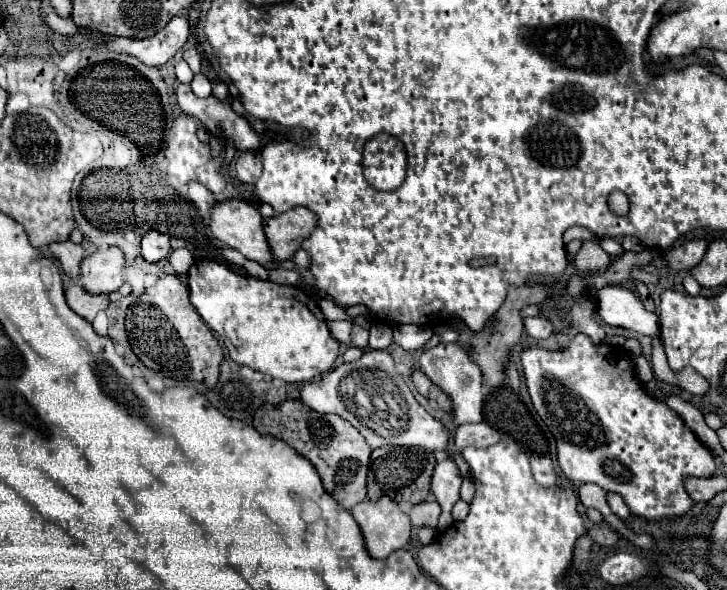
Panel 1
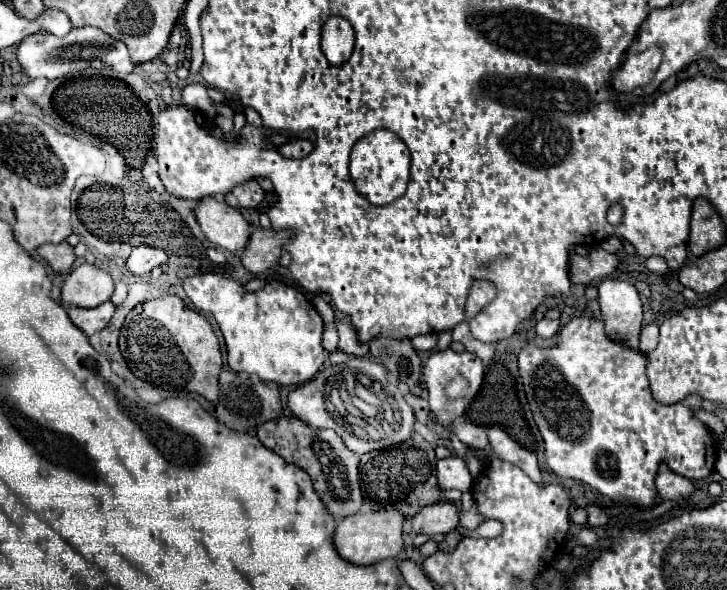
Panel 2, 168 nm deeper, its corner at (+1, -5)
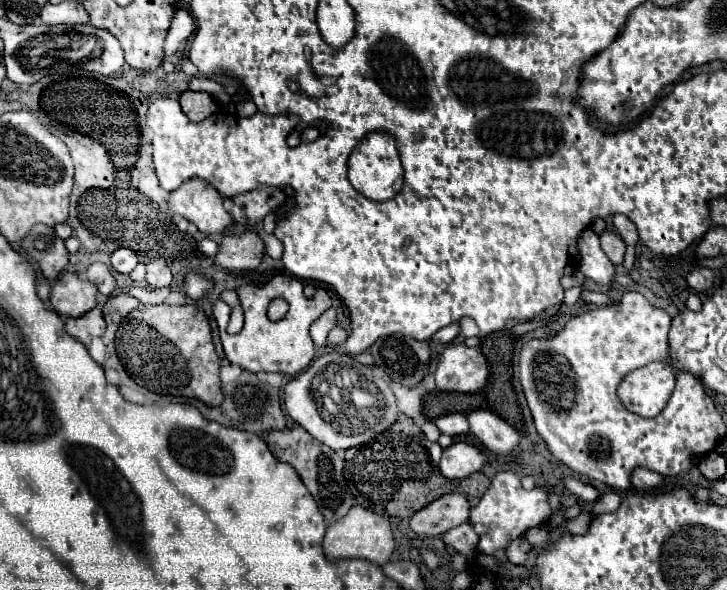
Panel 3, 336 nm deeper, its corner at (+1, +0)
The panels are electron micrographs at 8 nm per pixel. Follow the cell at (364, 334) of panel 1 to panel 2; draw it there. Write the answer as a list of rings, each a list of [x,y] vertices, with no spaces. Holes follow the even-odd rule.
[[[338,322],[338,334],[340,334],[340,340],[338,340],[338,348],[346,354],[352,354],[352,356],[368,356],[368,344],[360,344],[358,342],[358,336],[354,332],[352,326],[348,324],[342,324]]]

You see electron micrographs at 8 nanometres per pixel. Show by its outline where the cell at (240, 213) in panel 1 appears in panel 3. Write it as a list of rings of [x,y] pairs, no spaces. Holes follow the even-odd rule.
[[[194,179],[186,181],[170,195],[170,209],[188,221],[196,223],[196,227],[204,235],[220,235],[234,221],[232,215],[222,205],[224,197],[206,181]]]

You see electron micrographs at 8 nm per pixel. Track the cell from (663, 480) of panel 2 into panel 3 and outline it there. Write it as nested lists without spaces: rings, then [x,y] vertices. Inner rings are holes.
[[[636,469],[634,475],[632,475],[632,487],[636,491],[652,491],[652,489],[658,489],[662,485],[664,477],[658,475],[658,473],[652,473],[648,469]]]

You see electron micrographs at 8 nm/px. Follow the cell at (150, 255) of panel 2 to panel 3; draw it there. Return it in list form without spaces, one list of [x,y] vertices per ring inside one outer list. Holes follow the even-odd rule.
[[[116,249],[110,257],[110,263],[114,271],[128,275],[138,265],[138,253],[134,253],[132,249]]]

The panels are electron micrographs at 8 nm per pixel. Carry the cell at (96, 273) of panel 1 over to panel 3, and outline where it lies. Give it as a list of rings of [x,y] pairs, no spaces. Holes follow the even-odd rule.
[[[60,273],[52,287],[50,303],[64,317],[78,317],[96,307],[98,287],[78,273]]]

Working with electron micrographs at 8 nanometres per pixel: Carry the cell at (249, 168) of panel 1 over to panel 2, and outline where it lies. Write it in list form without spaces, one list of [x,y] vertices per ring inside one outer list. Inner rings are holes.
[[[256,180],[244,182],[232,190],[232,194],[238,198],[242,208],[256,208],[264,200],[264,190]]]

